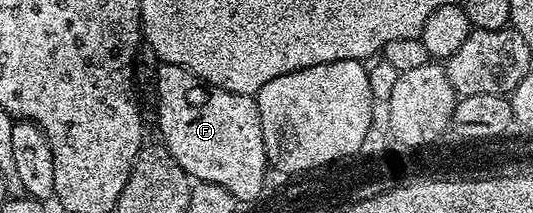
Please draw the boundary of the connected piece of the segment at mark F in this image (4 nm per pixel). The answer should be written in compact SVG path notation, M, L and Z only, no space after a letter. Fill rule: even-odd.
M162 64L157 73L157 125L161 128L160 140L165 149L183 167L183 171L194 173L209 183L219 183L227 191L242 196L253 197L257 189L267 189L265 172L271 166L263 147L263 127L259 123L259 107L253 97L239 95L235 91L207 85L178 65Z

